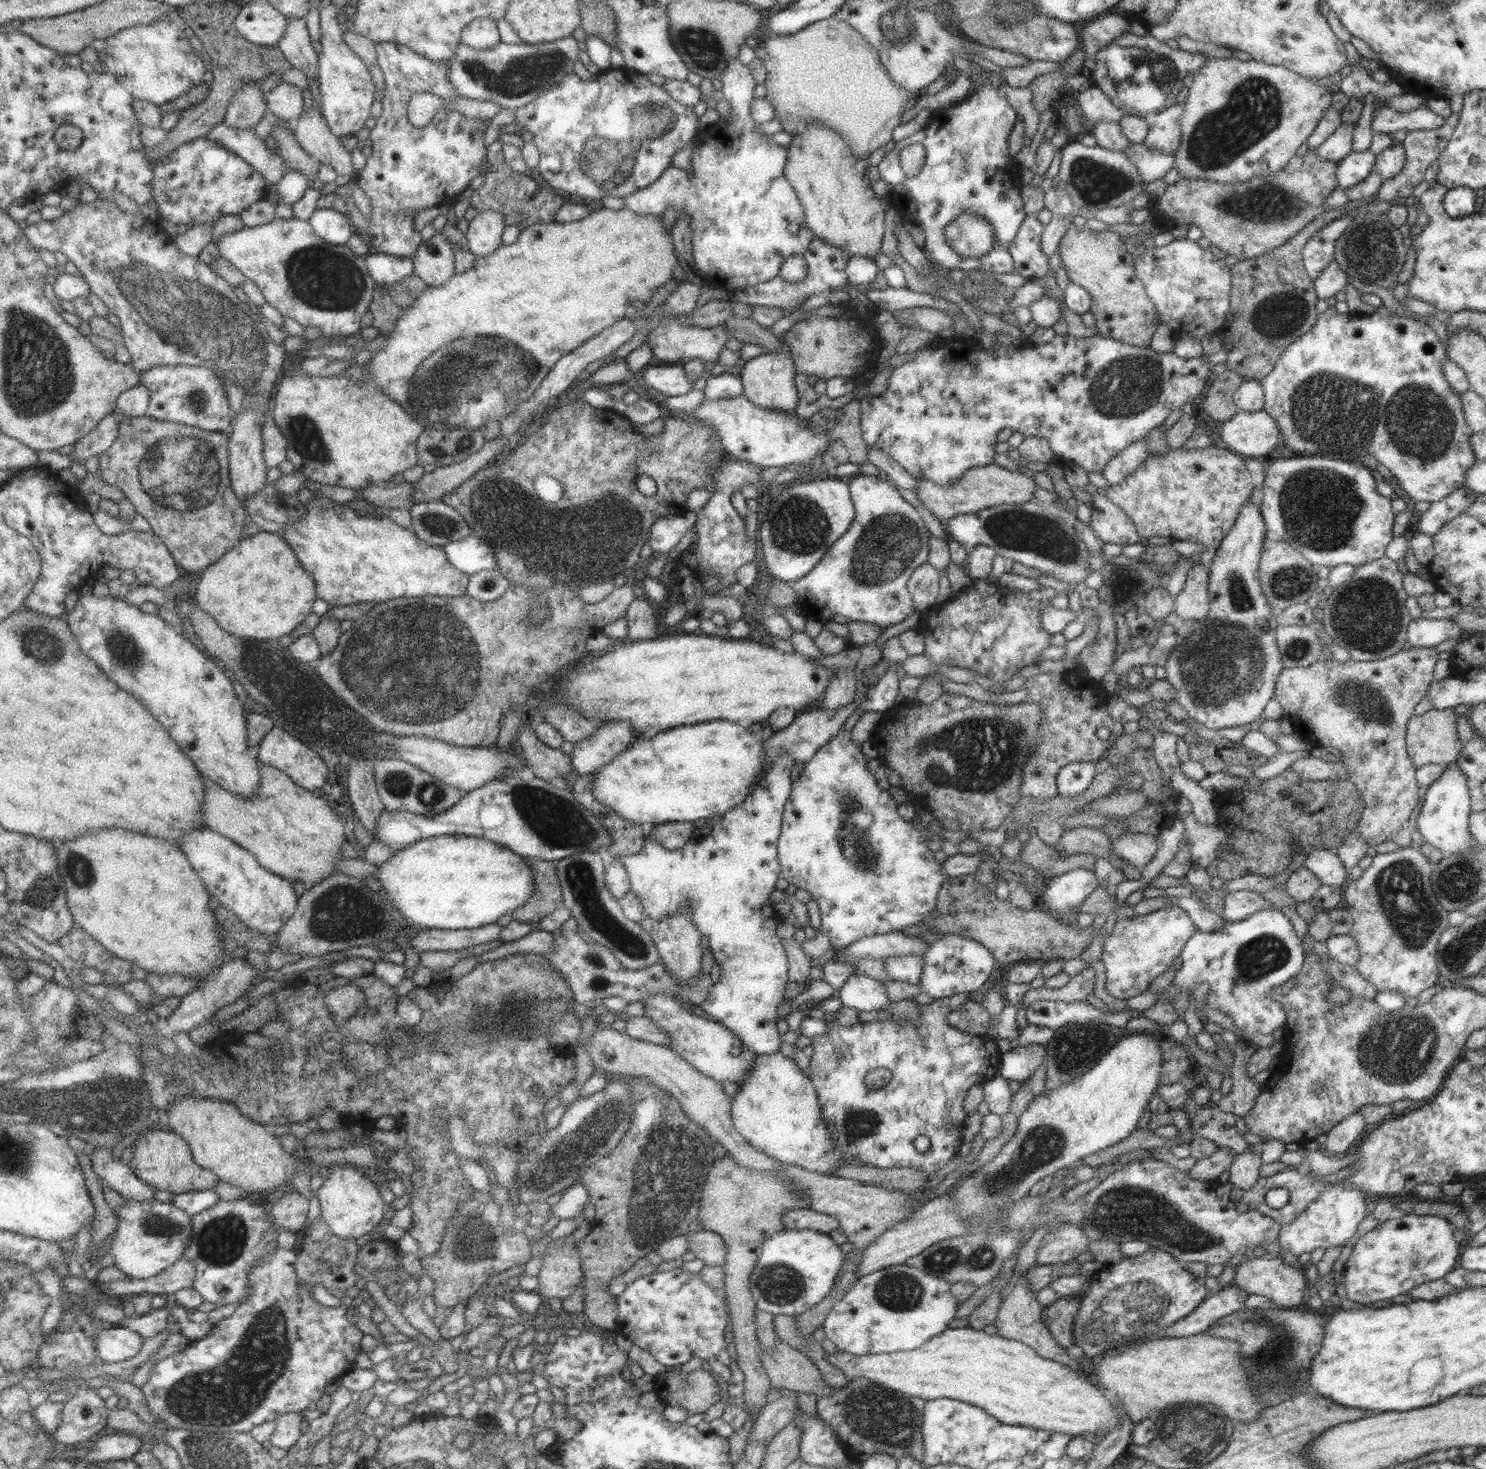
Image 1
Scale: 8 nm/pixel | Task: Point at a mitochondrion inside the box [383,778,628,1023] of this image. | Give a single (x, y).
(559, 825)

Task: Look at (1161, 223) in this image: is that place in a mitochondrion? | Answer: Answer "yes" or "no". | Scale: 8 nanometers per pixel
no

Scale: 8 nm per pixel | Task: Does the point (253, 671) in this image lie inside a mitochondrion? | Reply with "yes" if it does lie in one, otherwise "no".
yes

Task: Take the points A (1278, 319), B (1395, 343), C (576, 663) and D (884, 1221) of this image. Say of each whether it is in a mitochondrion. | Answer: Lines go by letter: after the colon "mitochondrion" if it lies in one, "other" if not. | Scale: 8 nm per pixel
A: mitochondrion
B: other
C: other
D: other

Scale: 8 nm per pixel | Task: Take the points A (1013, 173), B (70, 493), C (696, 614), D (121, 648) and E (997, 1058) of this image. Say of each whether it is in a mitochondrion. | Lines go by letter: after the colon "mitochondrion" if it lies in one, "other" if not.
A: other
B: other
C: other
D: mitochondrion
E: other

